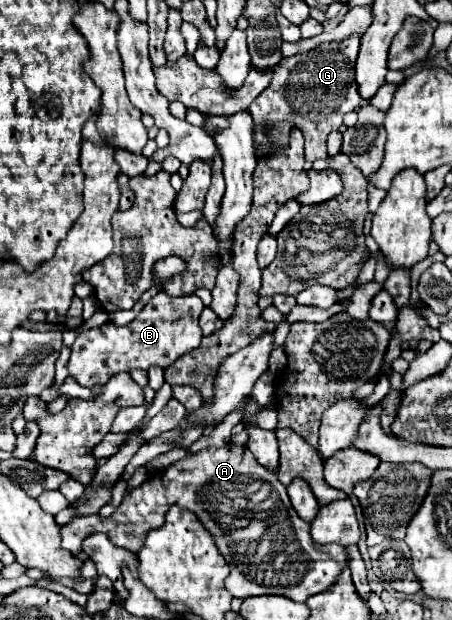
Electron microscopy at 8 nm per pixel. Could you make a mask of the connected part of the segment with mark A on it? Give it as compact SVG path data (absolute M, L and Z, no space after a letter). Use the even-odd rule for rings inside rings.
M225 445L219 449L205 449L201 453L189 455L171 467L167 467L161 473L155 473L153 479L147 479L141 487L133 489L129 495L125 495L123 503L115 509L115 513L107 519L101 519L99 515L93 517L75 517L71 523L61 527L61 546L71 553L81 551L81 541L95 531L107 533L109 541L117 547L123 547L131 553L137 553L141 545L145 543L145 537L151 529L157 529L165 521L165 513L171 505L185 507L193 511L199 521L207 527L207 531L213 535L217 541L217 547L225 561L231 567L231 573L225 581L227 591L233 597L247 599L247 597L257 597L257 595L283 595L293 601L305 601L311 595L323 593L331 589L341 571L349 567L349 553L343 545L315 545L311 535L309 535L309 523L305 523L301 517L297 517L295 509L291 507L291 501L287 497L285 485L279 483L275 473L269 473L267 469L261 469L253 453L243 447L243 445Z

